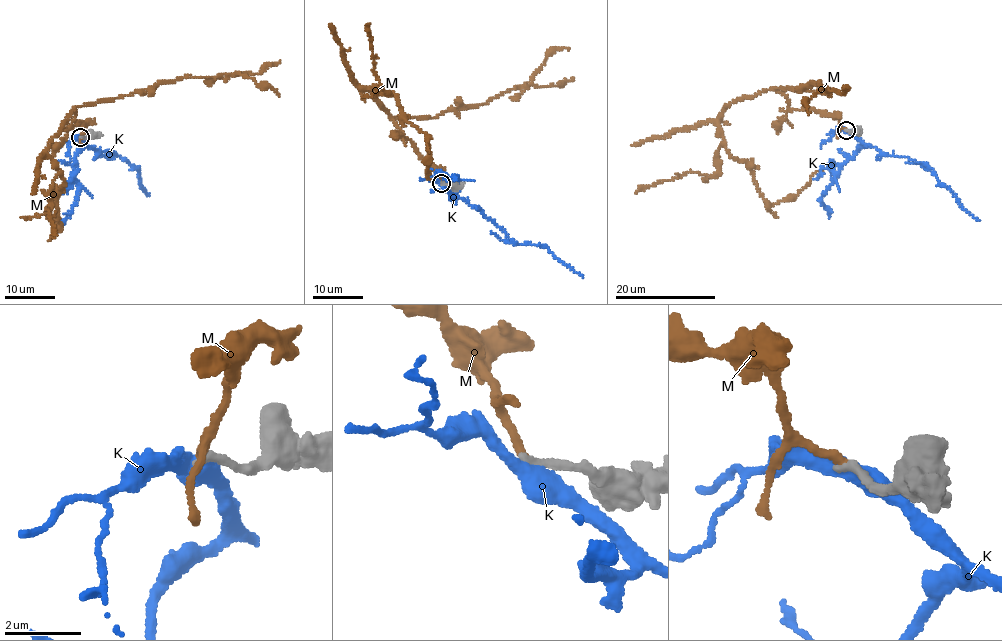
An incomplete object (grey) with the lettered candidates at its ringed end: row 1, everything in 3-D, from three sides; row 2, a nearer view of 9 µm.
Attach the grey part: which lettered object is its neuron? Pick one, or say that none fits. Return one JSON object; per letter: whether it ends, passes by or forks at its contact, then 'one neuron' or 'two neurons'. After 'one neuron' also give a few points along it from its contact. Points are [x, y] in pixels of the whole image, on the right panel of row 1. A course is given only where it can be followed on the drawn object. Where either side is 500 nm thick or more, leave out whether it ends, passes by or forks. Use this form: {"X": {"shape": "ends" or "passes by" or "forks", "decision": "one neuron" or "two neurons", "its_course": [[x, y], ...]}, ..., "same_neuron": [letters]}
{"K": {"shape": "passes by", "decision": "two neurons"}, "M": {"shape": "ends", "decision": "two neurons"}, "same_neuron": []}

